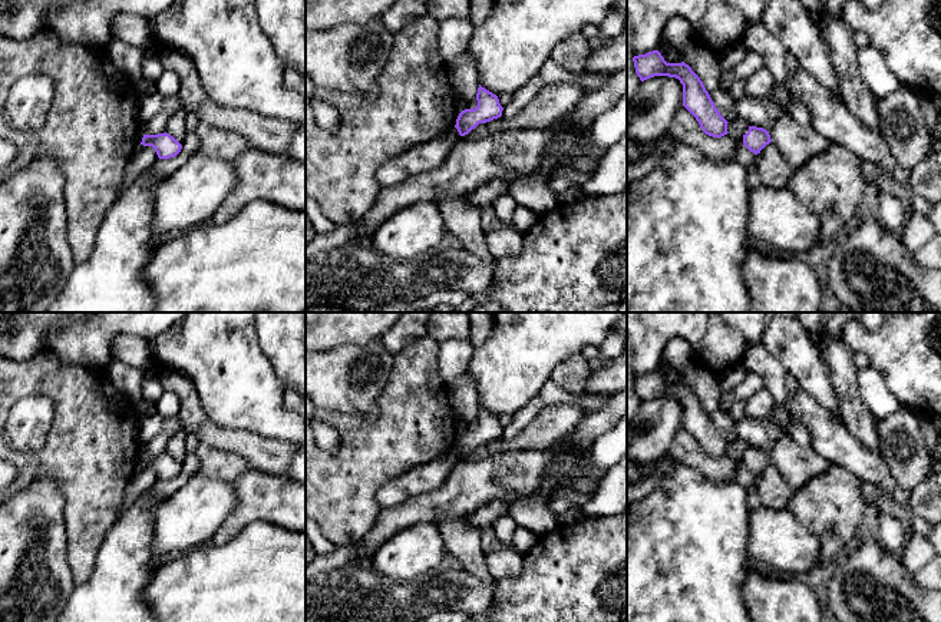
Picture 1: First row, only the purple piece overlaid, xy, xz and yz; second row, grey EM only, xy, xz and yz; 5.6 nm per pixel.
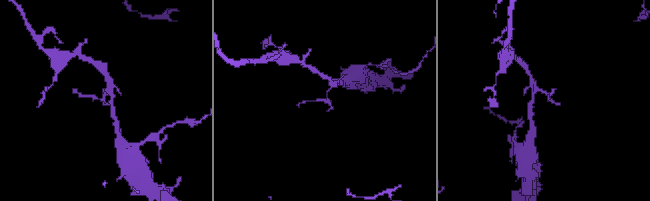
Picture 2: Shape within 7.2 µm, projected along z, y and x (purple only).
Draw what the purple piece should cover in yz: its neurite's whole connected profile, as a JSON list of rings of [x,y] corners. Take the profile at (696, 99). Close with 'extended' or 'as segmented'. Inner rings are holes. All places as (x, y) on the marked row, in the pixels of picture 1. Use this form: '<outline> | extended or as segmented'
[[[658,50],[633,57],[641,82],[654,76],[676,77],[683,85],[683,106],[696,118],[703,132],[713,138],[727,135],[727,120],[720,115],[700,77],[689,64],[667,63]]] | as segmented

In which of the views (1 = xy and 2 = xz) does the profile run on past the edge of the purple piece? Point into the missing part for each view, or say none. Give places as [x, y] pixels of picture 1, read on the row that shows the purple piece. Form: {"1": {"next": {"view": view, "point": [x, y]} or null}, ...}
{"1": {"next": null}, "2": {"next": null}}

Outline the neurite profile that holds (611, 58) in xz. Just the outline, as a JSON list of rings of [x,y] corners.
[[[627,27],[601,49],[592,50],[585,62],[584,72],[592,75],[611,75],[627,69]]]

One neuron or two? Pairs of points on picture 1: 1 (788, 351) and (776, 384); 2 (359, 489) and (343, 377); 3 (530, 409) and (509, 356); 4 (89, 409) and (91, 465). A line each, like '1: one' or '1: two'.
1: two
2: two
3: two
4: one

